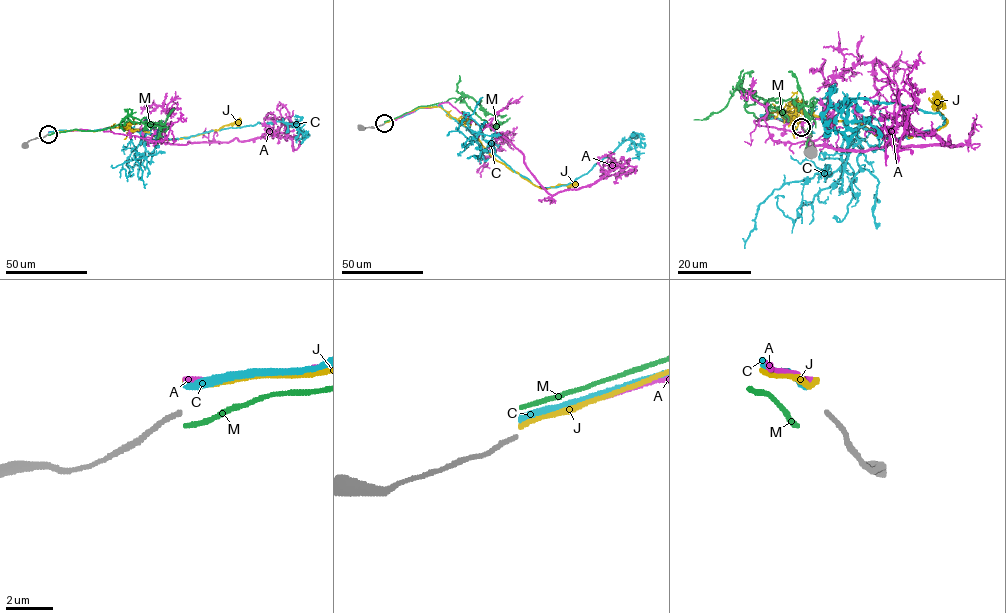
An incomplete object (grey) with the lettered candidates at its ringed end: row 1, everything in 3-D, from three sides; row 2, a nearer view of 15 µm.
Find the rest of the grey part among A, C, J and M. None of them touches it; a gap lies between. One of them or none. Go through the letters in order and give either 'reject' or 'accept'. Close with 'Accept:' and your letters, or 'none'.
A: reject
C: reject
J: reject
M: reject
Accept: none

